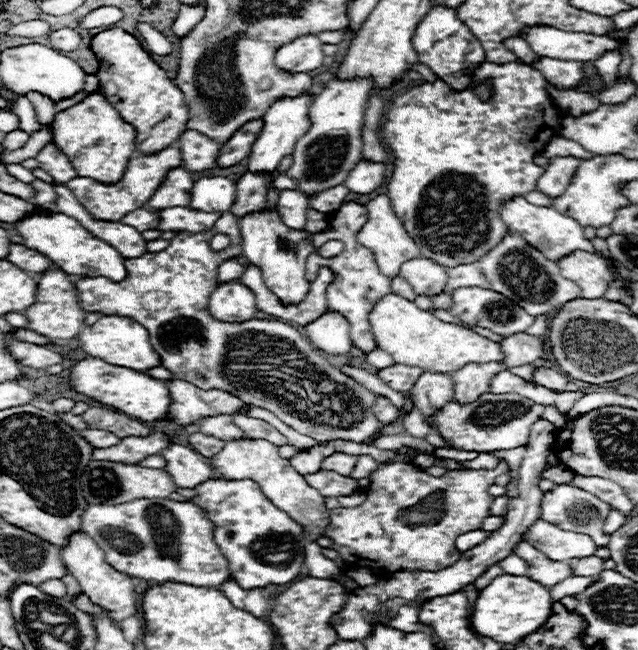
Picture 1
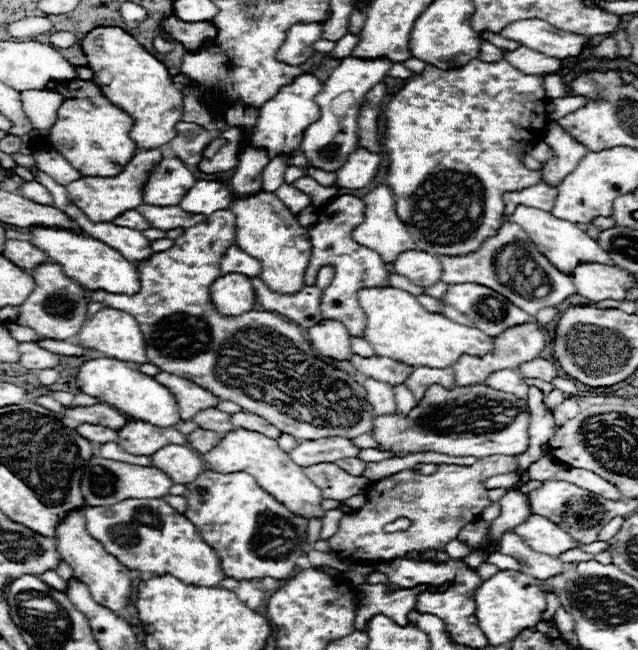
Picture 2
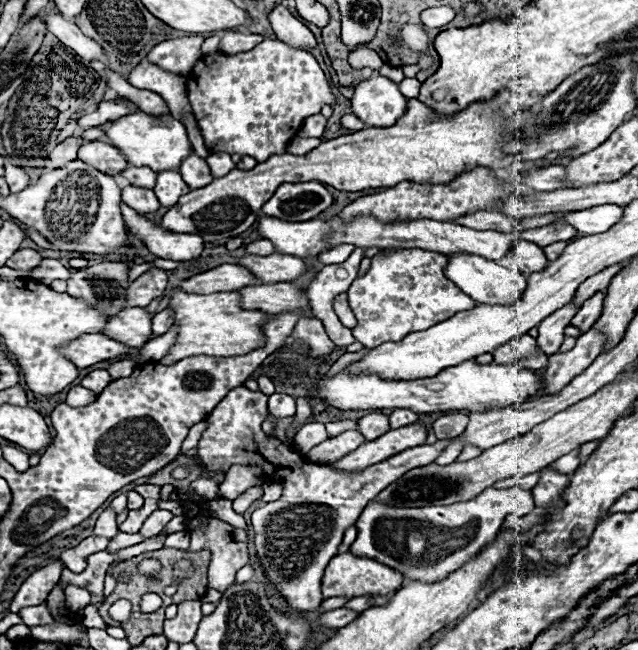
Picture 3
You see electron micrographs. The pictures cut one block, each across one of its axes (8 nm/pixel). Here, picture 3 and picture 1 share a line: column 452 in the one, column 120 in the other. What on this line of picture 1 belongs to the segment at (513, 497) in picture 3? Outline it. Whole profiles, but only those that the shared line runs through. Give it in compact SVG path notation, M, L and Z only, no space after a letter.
M140 498L140 500L132 500L124 504L114 504L114 506L94 504L94 506L88 506L86 512L82 514L82 530L90 538L94 538L94 542L106 552L106 560L110 560L114 568L118 568L120 572L126 572L128 576L154 580L158 584L166 580L174 580L174 582L186 582L190 586L204 586L204 588L216 588L230 578L226 558L222 556L220 548L216 546L212 538L210 520L192 502L174 502L168 498L166 500Z

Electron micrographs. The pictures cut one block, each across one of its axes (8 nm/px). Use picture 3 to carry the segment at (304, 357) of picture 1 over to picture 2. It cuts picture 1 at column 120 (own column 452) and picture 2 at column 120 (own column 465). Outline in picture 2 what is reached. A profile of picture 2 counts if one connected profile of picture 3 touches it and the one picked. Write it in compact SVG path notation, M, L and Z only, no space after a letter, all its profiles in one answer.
M232 210L214 212L208 216L208 222L184 230L182 236L174 240L172 248L156 252L146 260L134 262L134 266L138 266L140 292L130 296L86 290L86 300L102 302L106 308L122 308L122 312L130 312L138 320L144 334L146 356L150 364L156 364L164 372L192 380L194 384L214 392L222 400L240 404L242 408L262 416L264 420L270 420L270 424L286 434L292 434L300 440L318 440L322 436L356 438L360 434L372 432L374 412L360 380L322 362L314 354L298 324L266 310L250 310L242 316L220 316L216 312L214 304L210 302L210 284L222 274L220 260L226 254L226 248L236 242L234 218L236 216Z

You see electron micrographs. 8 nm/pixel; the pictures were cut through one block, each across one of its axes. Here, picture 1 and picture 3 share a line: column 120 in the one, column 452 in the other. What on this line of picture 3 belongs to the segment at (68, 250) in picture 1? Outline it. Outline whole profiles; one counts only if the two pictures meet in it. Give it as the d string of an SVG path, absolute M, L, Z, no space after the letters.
M456 254L450 256L450 264L446 268L446 276L468 296L472 296L472 300L480 302L480 304L514 304L516 300L520 300L520 296L524 294L526 284L526 276L518 270L510 270L504 268L500 264L496 264L494 260L486 260L482 256L470 256L470 254Z

